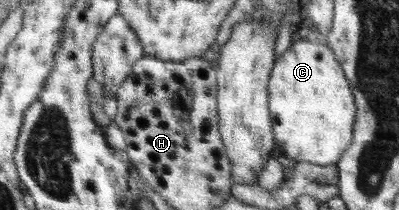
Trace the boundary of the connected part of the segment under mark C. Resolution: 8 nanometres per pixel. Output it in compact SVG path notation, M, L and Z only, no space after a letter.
M307 38L292 42L283 55L276 58L268 89L278 152L286 153L296 162L330 165L340 160L343 153L352 145L354 137L357 106L350 84L335 52L328 45L309 41Z

